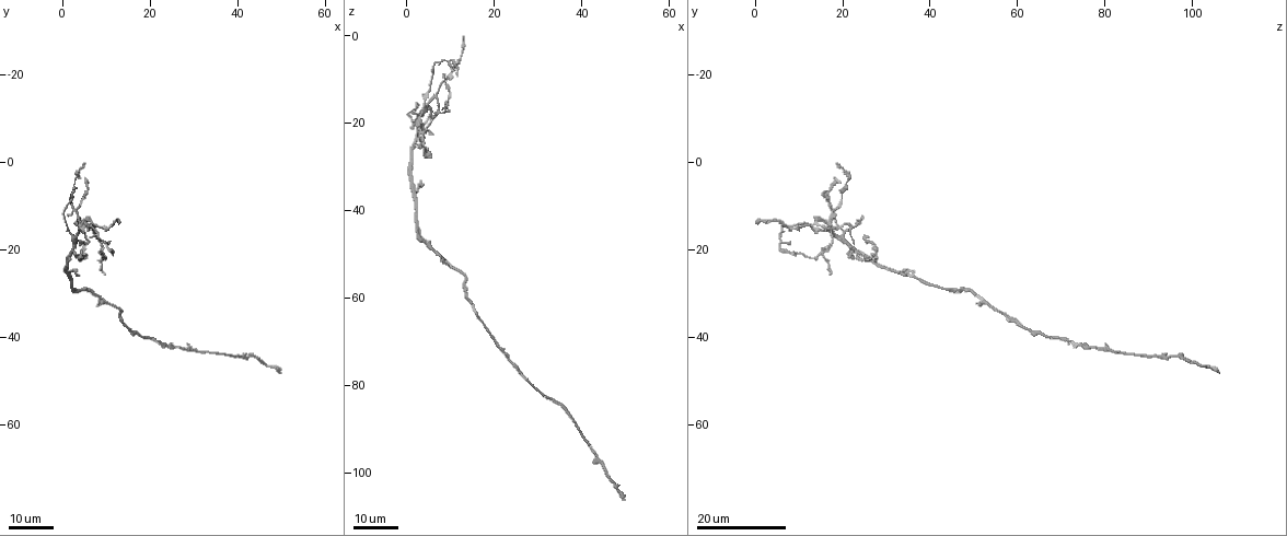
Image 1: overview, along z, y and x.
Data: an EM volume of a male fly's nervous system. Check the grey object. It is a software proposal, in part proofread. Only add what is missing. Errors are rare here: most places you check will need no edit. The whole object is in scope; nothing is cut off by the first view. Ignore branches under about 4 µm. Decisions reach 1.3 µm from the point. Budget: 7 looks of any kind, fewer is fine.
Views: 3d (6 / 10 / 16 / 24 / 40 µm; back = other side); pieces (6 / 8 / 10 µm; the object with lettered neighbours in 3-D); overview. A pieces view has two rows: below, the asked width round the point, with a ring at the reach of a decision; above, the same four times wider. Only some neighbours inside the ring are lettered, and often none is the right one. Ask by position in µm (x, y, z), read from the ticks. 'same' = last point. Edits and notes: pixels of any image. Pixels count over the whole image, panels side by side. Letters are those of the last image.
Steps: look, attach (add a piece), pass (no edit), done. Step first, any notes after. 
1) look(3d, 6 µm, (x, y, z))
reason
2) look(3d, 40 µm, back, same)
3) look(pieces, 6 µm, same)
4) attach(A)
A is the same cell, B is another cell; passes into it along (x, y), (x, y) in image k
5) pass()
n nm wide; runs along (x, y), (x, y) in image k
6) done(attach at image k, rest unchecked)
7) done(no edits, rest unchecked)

look(3d, 24 µm, (13.5, 13.5, 0.5))
long arm stops here

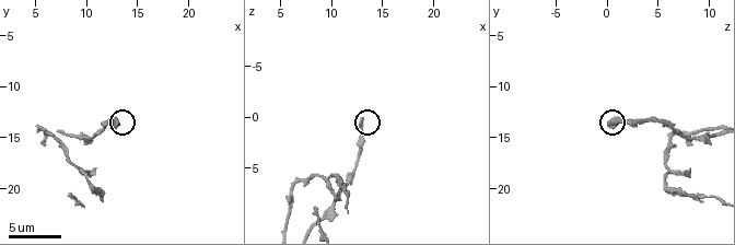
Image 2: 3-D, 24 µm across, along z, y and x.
look(pieces, 6 µm, (13.0, 14.0, 0.4))

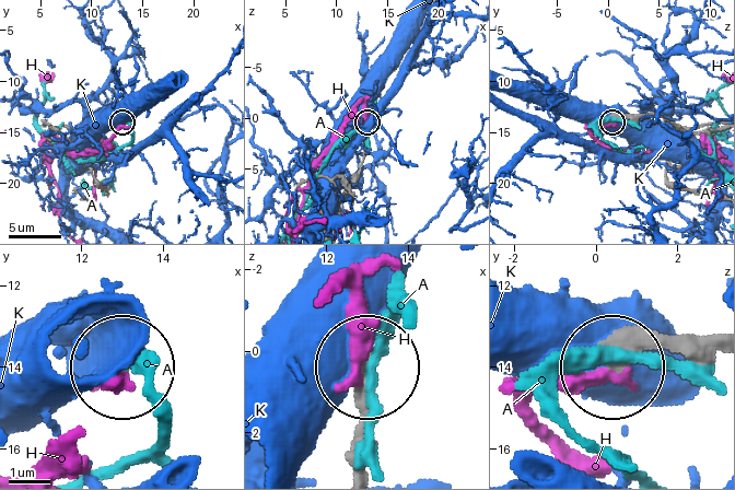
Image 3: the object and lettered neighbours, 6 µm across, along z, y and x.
pass()
A, H and K are other cells; runs along (715, 345), (643, 345), (615, 362) in image 3; no lettered piece goes on from it

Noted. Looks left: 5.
look(3d, 16 µm, (9.0, 26.0, 17.5))
an open end

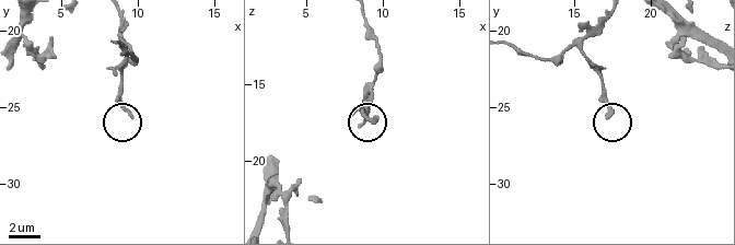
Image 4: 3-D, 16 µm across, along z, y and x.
look(pieces, 6 µm, (9.6, 25.4, 17.2))

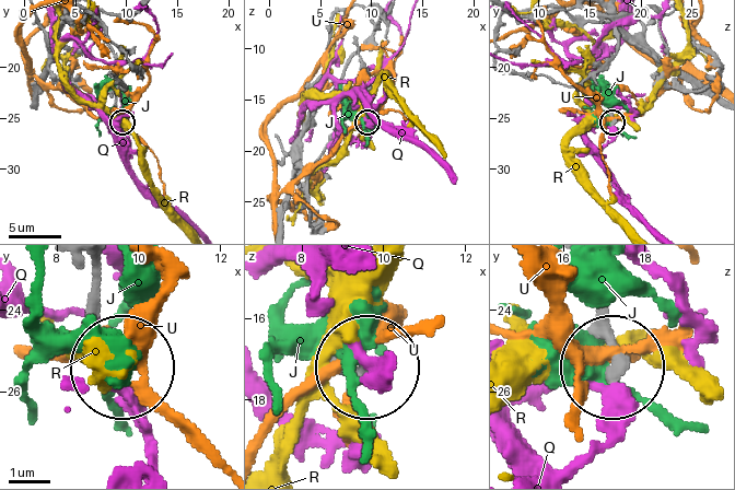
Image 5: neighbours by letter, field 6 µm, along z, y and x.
pass()
J, Q, R and U are other cells; no lettered piece goes on from it

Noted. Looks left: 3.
look(3d, 24 µm, (5.5, 4.0, 18.5))
an open end

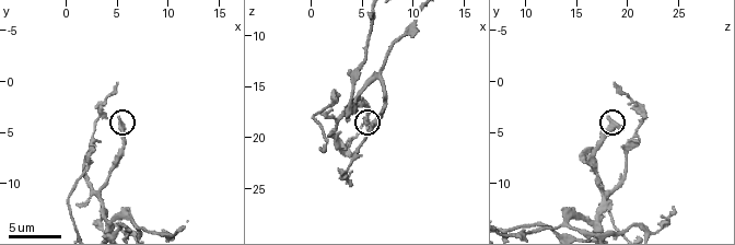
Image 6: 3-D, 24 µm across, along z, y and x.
look(pieces, 6 µm, (5.2, 3.4, 18.4))

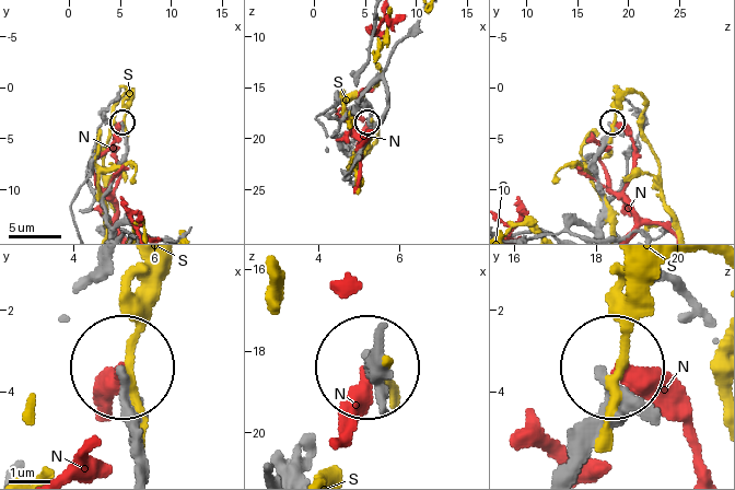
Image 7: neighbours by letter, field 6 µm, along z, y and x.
pass()
N and S are other cells; runs along (140, 464), (118, 373) in image 7; none of them fits

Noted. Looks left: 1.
done(no edits, rest unchecked)

